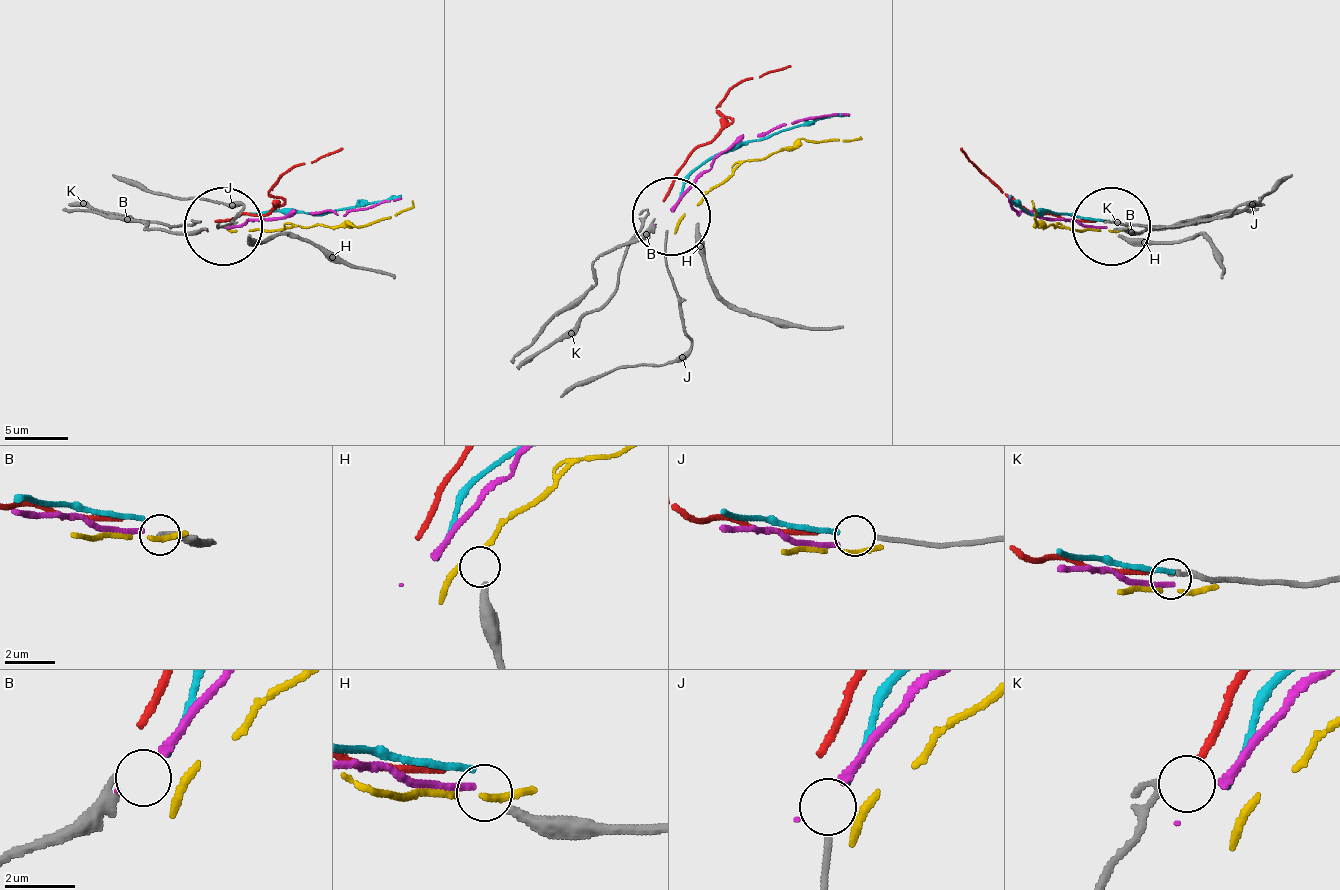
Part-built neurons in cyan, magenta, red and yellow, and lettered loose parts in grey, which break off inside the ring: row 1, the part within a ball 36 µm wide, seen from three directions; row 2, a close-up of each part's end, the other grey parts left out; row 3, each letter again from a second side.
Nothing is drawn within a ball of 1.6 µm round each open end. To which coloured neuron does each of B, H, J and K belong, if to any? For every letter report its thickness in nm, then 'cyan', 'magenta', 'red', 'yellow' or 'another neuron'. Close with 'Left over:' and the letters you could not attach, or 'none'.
B: 280 nm | magenta
H: 280 nm | another neuron
J: 180 nm | cyan
K: 240 nm | red
Left over: H

